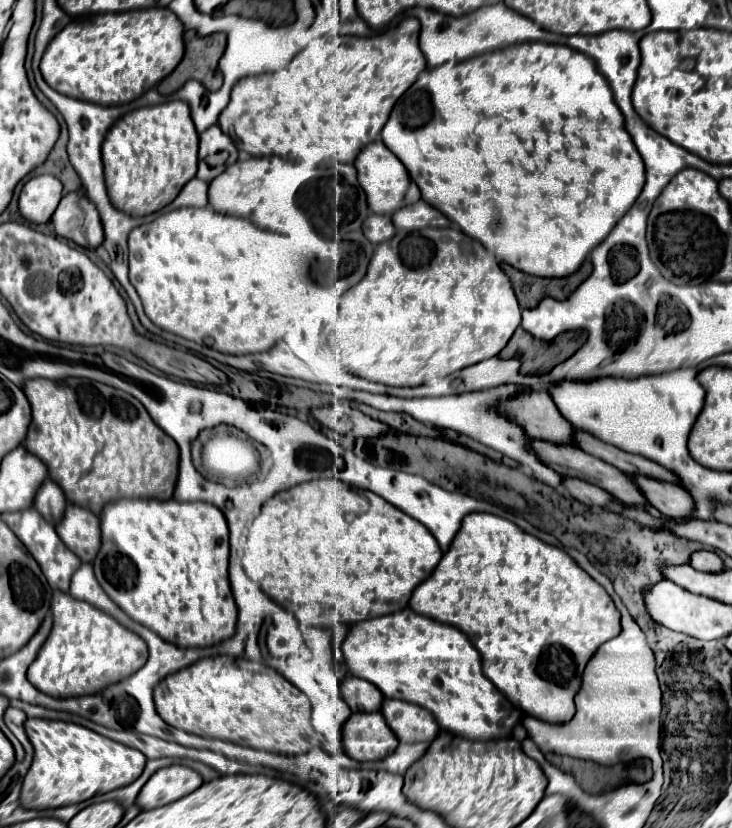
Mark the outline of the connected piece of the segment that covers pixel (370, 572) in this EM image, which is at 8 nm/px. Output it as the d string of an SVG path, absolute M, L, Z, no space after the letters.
M318 479L280 491L262 507L254 523L248 525L242 567L274 603L292 611L306 629L332 627L336 623L354 625L358 621L402 611L412 591L430 577L440 559L442 549L430 531L380 495L350 487L338 479Z

